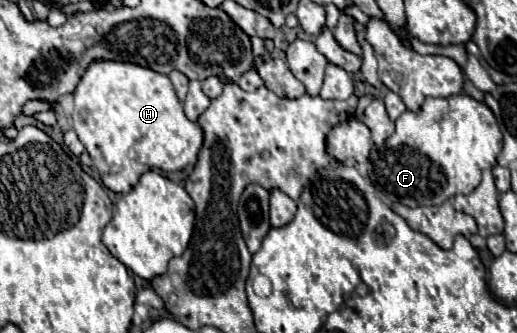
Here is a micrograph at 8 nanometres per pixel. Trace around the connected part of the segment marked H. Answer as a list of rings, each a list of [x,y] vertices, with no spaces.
[[[92,62],[84,72],[76,92],[74,92],[74,130],[84,144],[86,152],[92,156],[96,170],[100,172],[102,184],[116,194],[128,194],[140,180],[144,172],[162,170],[164,174],[182,172],[196,166],[198,152],[204,144],[204,132],[198,122],[184,116],[182,104],[172,88],[166,74],[158,74],[150,68],[124,62]]]

